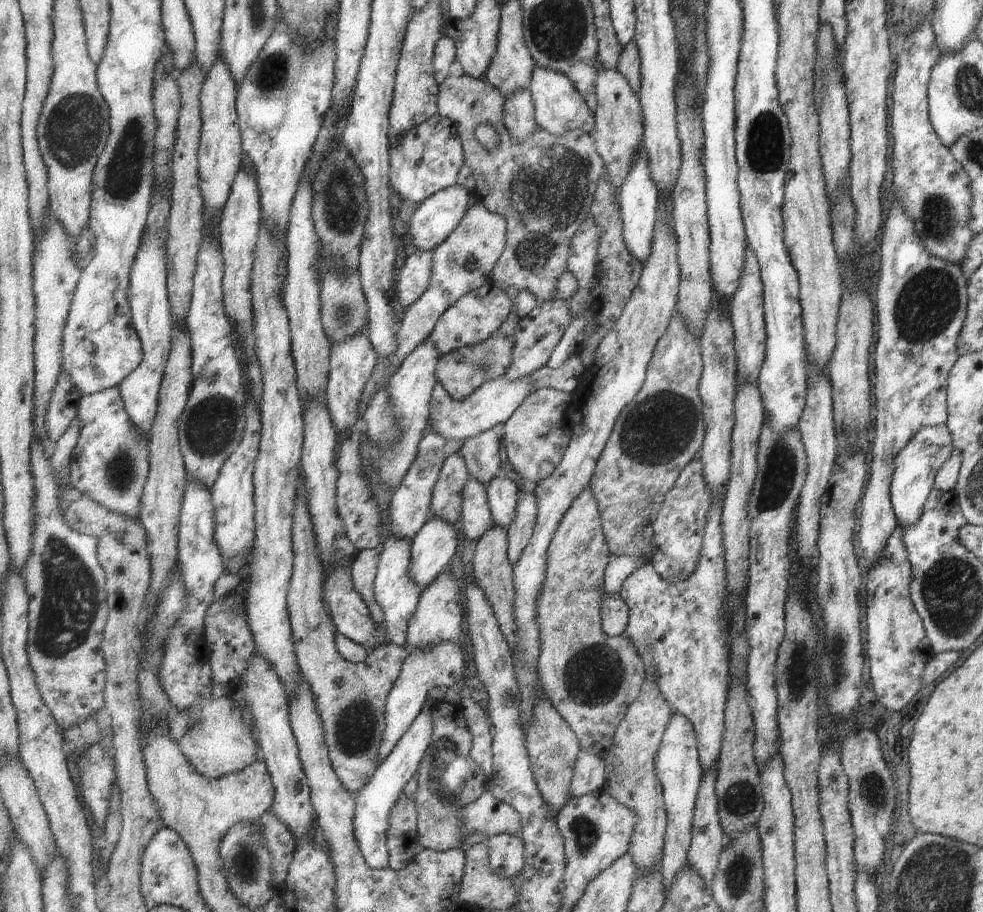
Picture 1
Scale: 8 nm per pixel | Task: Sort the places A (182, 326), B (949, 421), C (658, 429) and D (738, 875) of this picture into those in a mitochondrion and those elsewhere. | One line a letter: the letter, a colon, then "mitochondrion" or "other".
A: other
B: other
C: mitochondrion
D: mitochondrion

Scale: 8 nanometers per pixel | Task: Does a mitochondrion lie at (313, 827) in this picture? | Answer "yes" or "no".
no

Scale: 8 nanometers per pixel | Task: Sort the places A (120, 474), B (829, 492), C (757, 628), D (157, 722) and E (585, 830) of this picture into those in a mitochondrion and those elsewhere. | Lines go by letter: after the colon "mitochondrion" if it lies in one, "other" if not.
A: mitochondrion
B: other
C: other
D: other
E: mitochondrion

